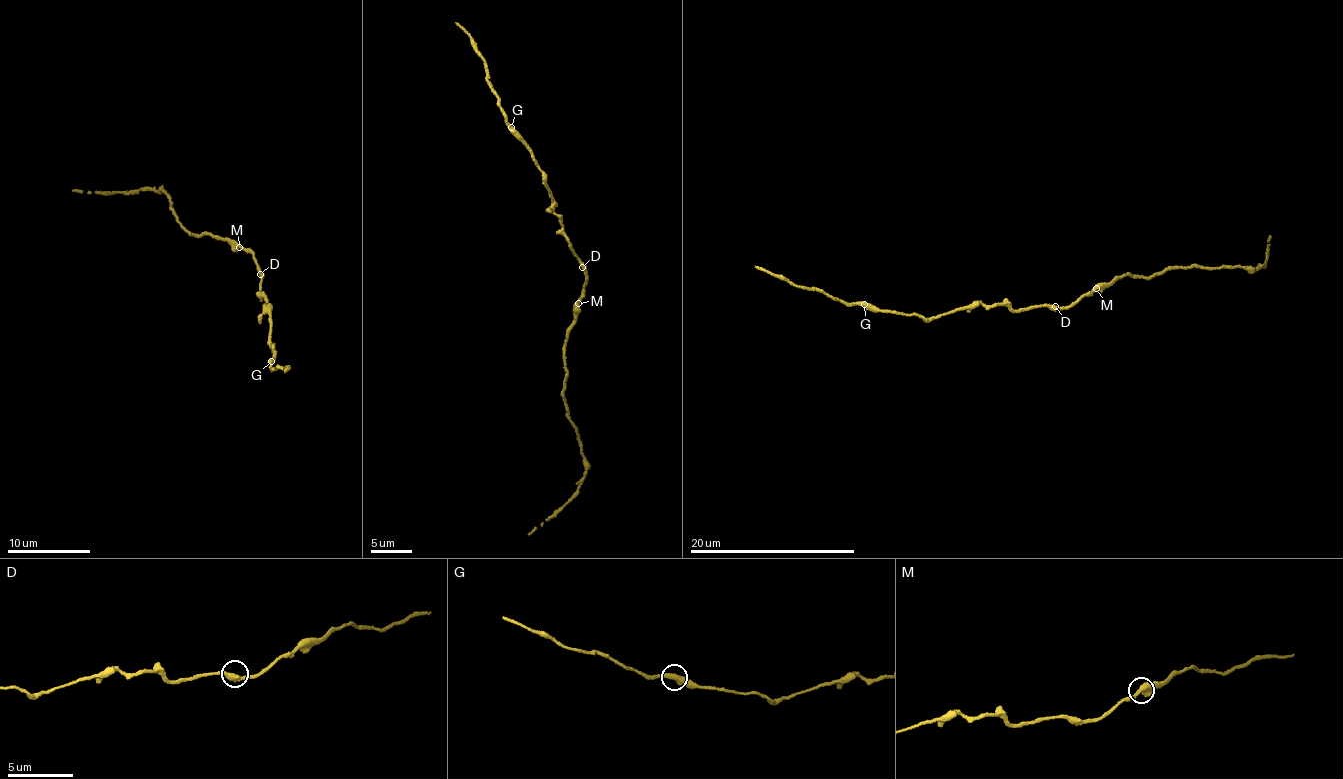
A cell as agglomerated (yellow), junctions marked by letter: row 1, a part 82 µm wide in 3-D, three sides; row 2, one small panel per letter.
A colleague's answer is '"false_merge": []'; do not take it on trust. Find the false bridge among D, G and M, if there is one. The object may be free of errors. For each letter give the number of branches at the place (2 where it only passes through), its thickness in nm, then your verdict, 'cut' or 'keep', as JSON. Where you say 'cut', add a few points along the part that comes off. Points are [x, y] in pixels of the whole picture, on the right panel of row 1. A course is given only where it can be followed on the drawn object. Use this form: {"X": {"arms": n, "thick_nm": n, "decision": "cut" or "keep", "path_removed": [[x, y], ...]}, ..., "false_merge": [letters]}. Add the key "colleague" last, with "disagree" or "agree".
{"D": {"arms": 2, "thick_nm": 360, "decision": "keep"}, "G": {"arms": 2, "thick_nm": 400, "decision": "keep"}, "M": {"arms": 2, "thick_nm": 460, "decision": "keep"}, "false_merge": [], "colleague": "agree"}

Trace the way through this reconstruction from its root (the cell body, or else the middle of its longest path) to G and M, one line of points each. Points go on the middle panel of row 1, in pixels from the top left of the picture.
G: (584, 265), (570, 247), (561, 217), (554, 212), (544, 173), (530, 146), (511, 127)
M: (584, 265), (584, 295), (578, 303)

